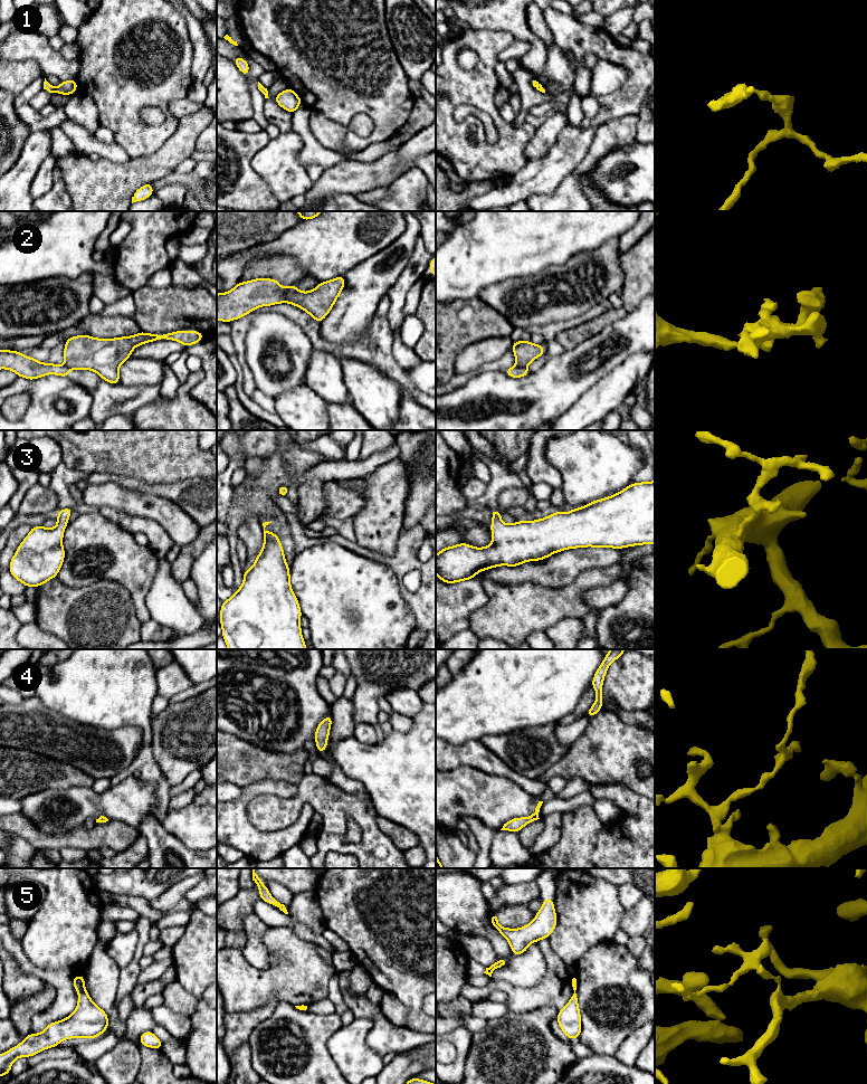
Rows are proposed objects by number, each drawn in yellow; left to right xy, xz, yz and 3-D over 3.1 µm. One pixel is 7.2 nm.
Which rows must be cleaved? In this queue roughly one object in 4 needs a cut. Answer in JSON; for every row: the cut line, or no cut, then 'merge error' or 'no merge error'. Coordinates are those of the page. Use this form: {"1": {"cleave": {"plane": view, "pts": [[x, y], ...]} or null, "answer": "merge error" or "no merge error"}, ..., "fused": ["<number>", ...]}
{"1": {"cleave": null, "answer": "no merge error"}, "2": {"cleave": {"plane": "xz", "pts": [[292, 286], [286, 302]]}, "answer": "merge error"}, "3": {"cleave": null, "answer": "no merge error"}, "4": {"cleave": null, "answer": "no merge error"}, "5": {"cleave": null, "answer": "no merge error"}, "fused": ["2"]}

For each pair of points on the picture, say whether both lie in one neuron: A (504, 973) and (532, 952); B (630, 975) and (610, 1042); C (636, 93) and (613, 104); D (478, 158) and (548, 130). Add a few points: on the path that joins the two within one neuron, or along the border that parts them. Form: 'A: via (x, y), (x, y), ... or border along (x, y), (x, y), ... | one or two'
A: via (511, 973), (525, 959) | one
B: via (608, 983), (592, 988), (583, 1002), (589, 1019) | one
C: via (630, 96), (619, 103) | one
D: border along (536, 129), (525, 148), (525, 159), (527, 161) | two

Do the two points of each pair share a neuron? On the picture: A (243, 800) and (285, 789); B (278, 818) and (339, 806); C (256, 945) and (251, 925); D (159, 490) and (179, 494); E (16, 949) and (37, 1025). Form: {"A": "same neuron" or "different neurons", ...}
{"A": "same neuron", "B": "same neuron", "C": "same neuron", "D": "same neuron", "E": "same neuron"}

